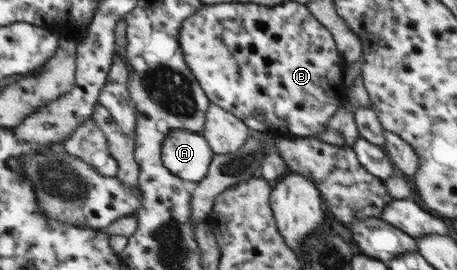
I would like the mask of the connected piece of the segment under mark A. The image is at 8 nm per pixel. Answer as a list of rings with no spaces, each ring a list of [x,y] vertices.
[[[177,129],[169,131],[161,157],[174,176],[199,183],[207,178],[215,154],[202,134]]]

